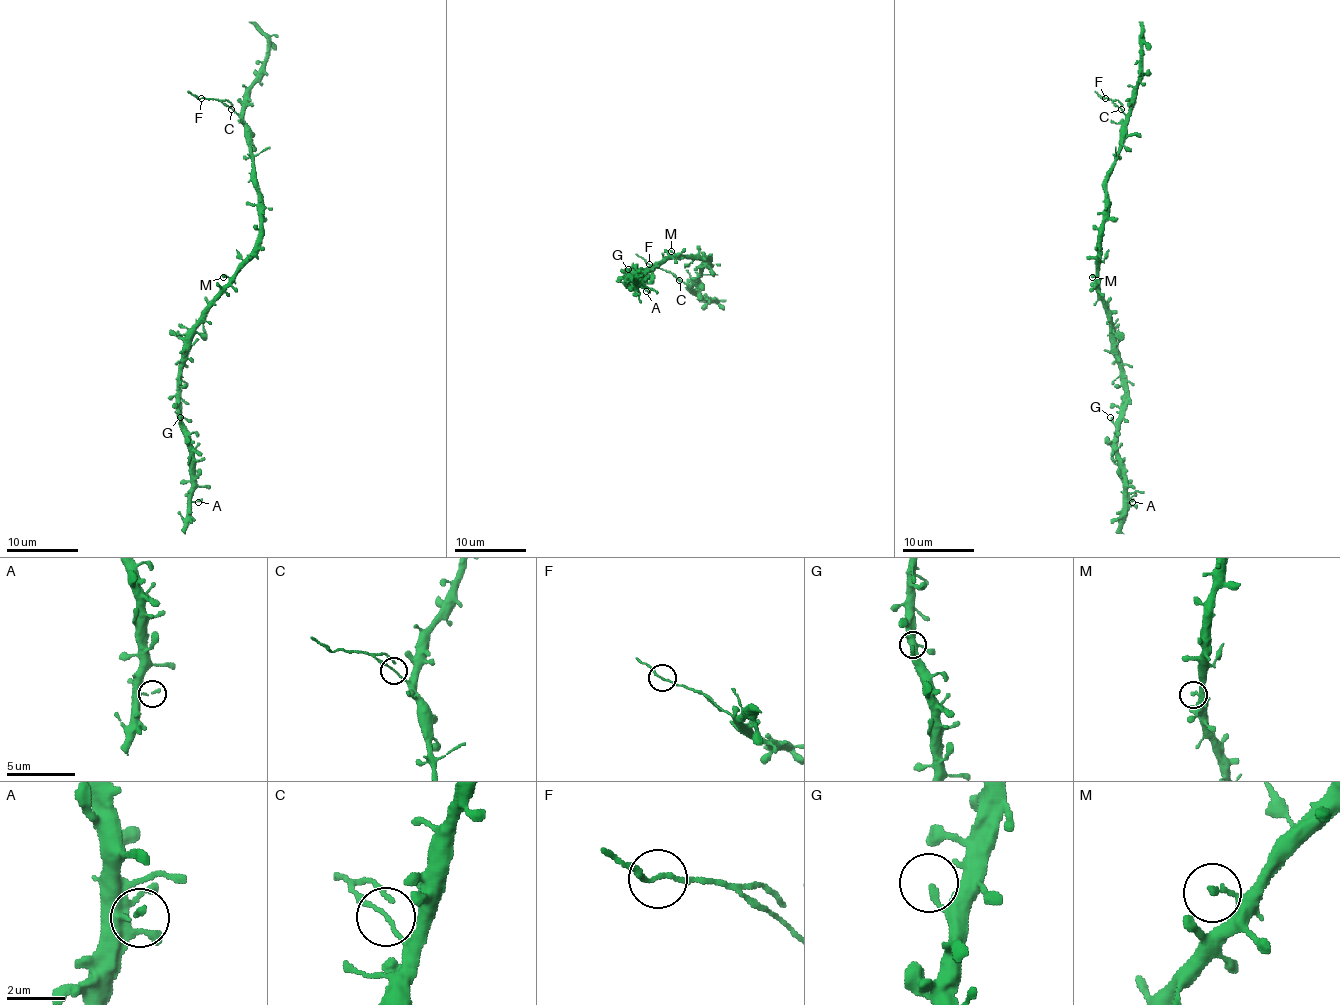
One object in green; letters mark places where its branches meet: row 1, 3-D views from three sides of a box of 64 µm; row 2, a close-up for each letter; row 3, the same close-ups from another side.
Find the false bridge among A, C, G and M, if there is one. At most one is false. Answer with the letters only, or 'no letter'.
C

